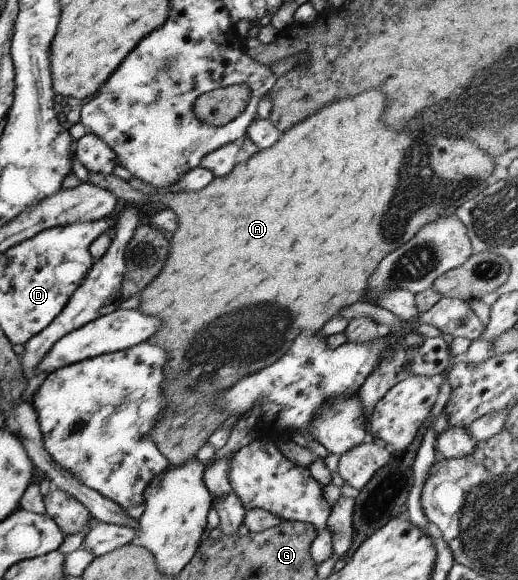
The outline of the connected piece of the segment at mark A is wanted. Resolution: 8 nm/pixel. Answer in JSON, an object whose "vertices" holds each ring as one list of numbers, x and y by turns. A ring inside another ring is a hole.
{"vertices":[[366,91,366,93,360,93,356,97,326,105,324,109,314,112,314,115,309,115,287,129,270,149,259,149,256,155,248,158,248,161,236,164,230,175,213,177,212,181,200,191,174,193,166,191,165,194,147,196,139,190,132,189,127,181,112,173,105,176,101,173,88,173,90,184,110,191,117,199,124,199,135,206,141,206,148,201,159,201,170,208,178,217,178,227,176,227,174,233,170,234,172,237,168,241,168,257,164,261,164,267,152,279,152,283,137,294,139,305,136,308,145,316,158,317,162,321,162,327,157,329,150,337,147,337,144,342,160,347,168,355,168,359,165,359,163,365,164,381,161,383,161,394,166,399,166,407,162,408,159,413,157,424,151,431,151,440,154,442,156,449,167,459,170,467,179,466,188,458,195,457,196,451,207,442,209,435,229,416,226,412,219,410,219,407,215,404,217,396,229,390,240,378,274,363,292,345,294,337,299,333,307,332,314,336,332,315,338,314,347,305,362,300,369,277,386,254,405,244,418,231,418,228,425,223,442,216,454,214,455,209,458,209,462,203,468,201,474,195,478,195,487,186,486,178,490,176,494,163,491,158,482,153,481,148,475,142,466,141,466,138,456,139,452,136,414,139,408,133,394,133,394,131,380,125,382,109,384,109,384,99,382,99,380,91],[246,343,248,343,248,347,244,349,244,353,236,353,236,347,246,345]]}

